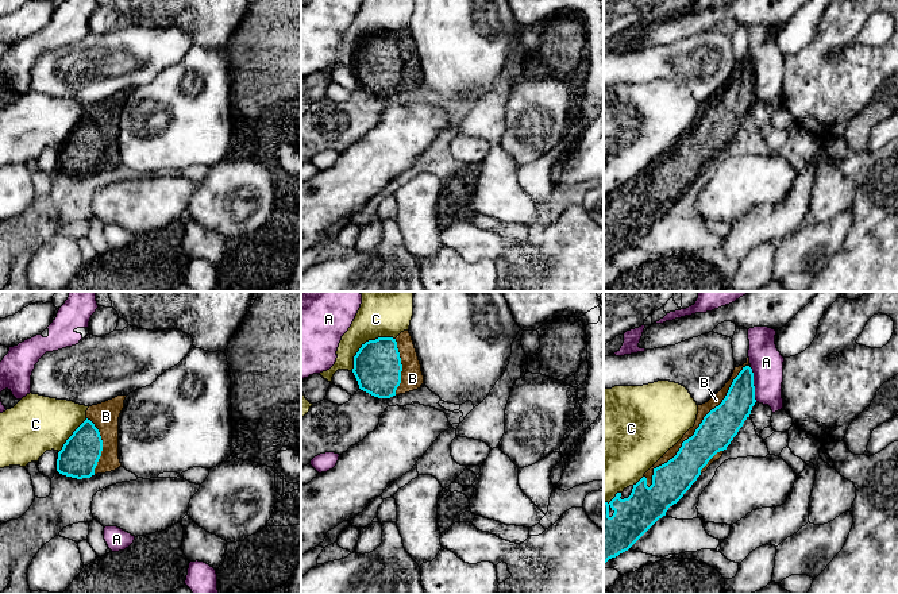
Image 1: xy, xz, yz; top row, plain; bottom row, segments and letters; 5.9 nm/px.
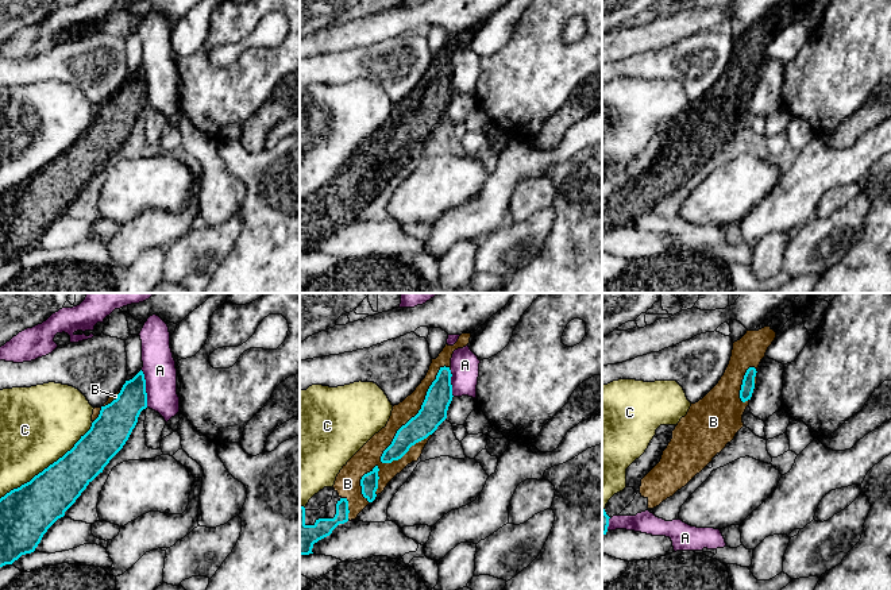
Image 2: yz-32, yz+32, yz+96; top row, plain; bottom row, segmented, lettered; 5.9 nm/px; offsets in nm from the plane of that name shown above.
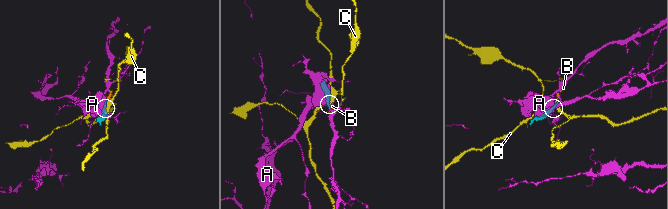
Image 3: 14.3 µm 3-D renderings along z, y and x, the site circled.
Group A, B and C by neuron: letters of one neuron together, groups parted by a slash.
A / B / C

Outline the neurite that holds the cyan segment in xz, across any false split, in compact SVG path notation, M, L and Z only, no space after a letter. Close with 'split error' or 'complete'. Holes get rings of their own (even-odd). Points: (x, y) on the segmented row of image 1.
M409 331L396 339L369 340L354 356L359 389L378 398L417 390L424 383L421 364Z; split error

